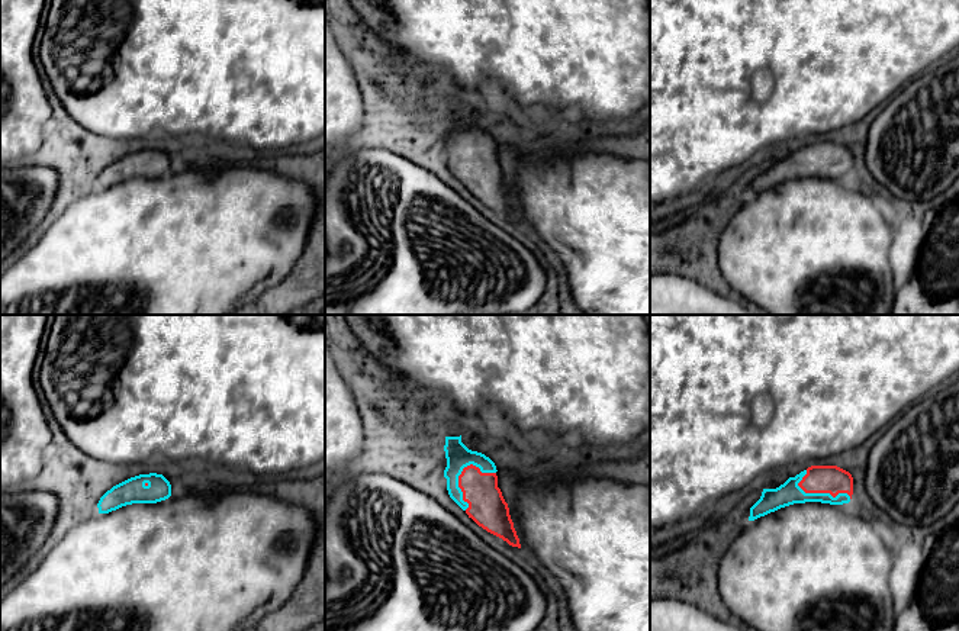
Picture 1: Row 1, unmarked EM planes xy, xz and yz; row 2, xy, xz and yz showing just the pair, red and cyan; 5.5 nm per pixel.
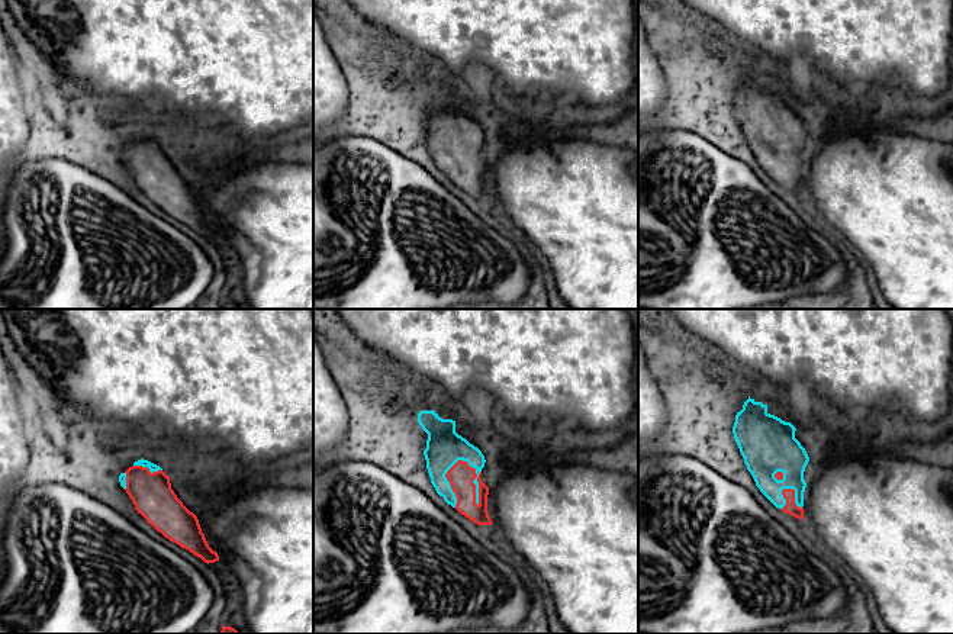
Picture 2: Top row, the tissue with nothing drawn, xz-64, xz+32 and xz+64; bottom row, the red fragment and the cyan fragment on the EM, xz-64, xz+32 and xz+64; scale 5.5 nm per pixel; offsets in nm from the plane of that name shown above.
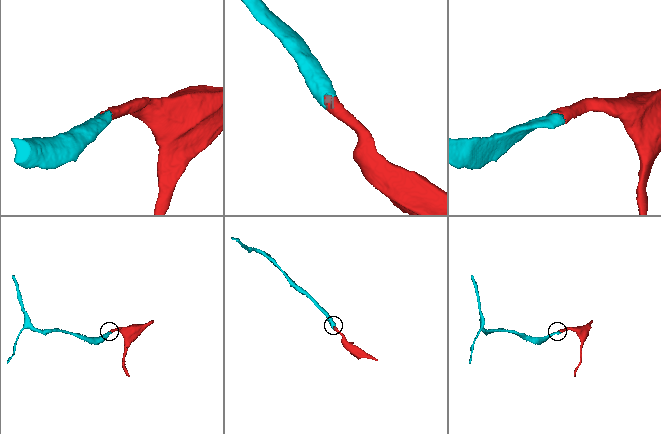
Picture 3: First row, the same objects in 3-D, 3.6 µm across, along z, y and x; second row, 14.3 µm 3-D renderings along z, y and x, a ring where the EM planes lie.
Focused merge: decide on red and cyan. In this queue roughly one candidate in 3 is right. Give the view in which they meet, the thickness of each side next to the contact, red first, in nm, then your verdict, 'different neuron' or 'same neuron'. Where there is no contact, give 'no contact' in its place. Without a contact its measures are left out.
xz | 200/140 nm | same neuron

